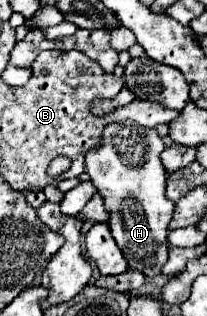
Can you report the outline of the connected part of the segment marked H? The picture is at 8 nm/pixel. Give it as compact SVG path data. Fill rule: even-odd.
M133 119L109 123L103 129L99 147L85 155L85 171L89 173L97 193L109 211L109 229L123 251L131 269L141 269L147 277L159 275L167 261L167 225L173 219L175 203L167 199L167 171L159 159L165 149L157 129L139 127Z

